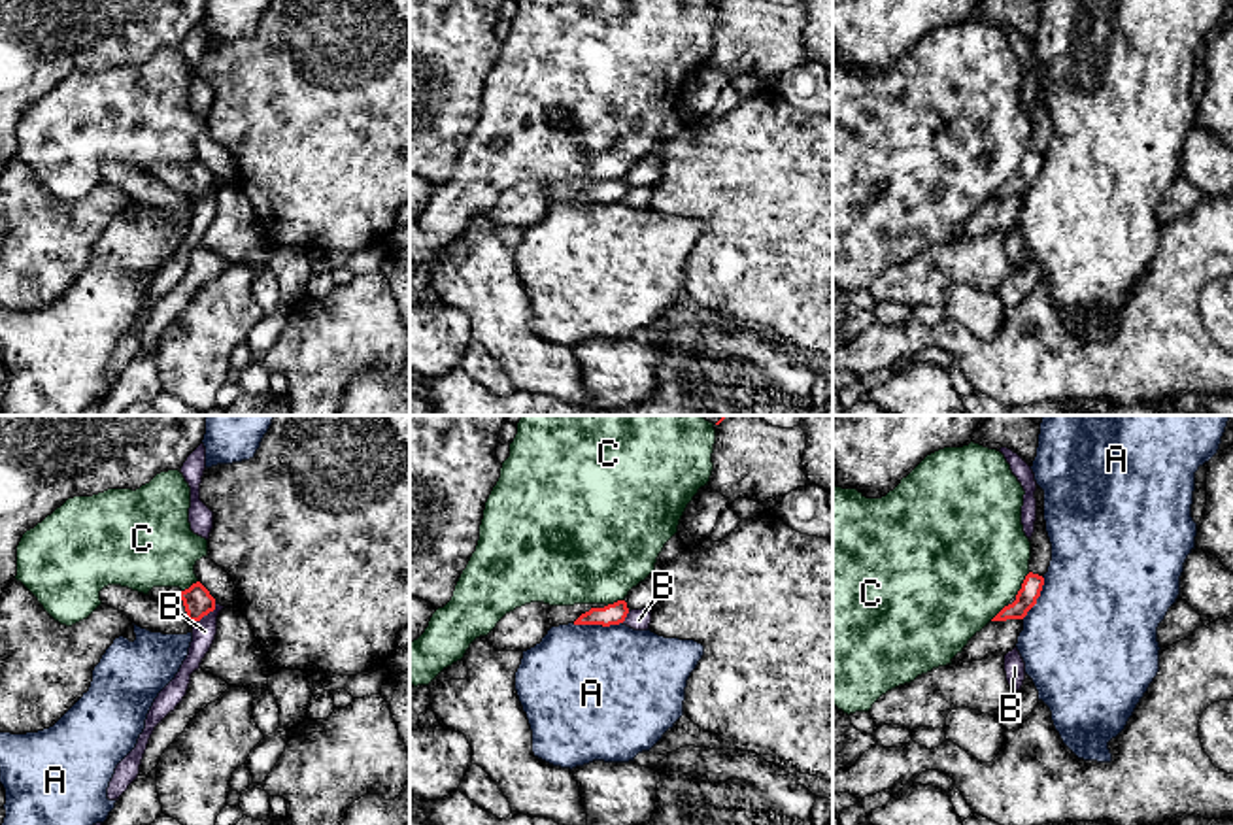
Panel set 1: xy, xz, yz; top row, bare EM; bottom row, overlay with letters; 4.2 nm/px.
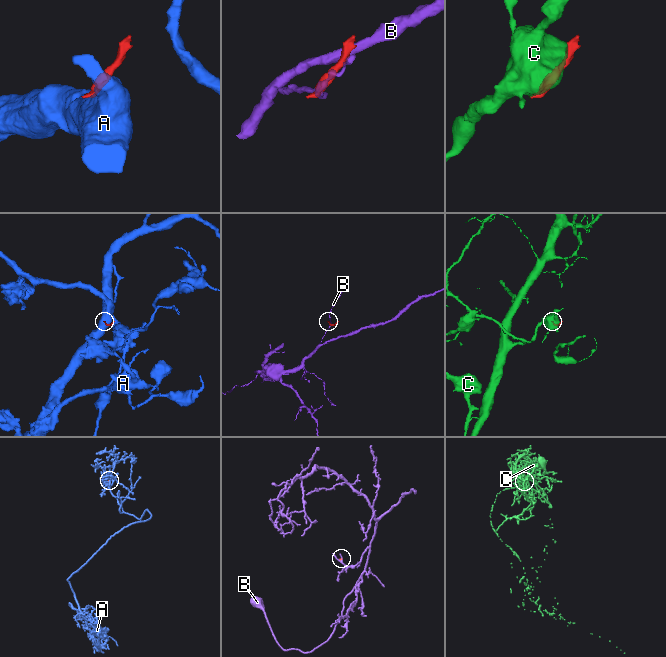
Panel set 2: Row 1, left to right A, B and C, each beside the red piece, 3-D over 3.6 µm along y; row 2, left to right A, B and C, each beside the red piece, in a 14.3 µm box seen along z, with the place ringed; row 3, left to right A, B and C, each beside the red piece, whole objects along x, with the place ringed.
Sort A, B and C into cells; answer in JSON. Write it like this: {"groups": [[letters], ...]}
{"groups": [["A"], ["B"], ["C"]]}

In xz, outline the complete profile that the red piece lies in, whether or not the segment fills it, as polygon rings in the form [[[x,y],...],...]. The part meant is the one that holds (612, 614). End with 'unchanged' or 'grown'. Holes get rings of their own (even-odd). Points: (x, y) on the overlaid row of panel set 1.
[[[617,600],[614,604],[574,604],[574,606],[555,606],[548,612],[548,621],[551,627],[559,625],[619,625],[629,614],[627,602]]]; grown

